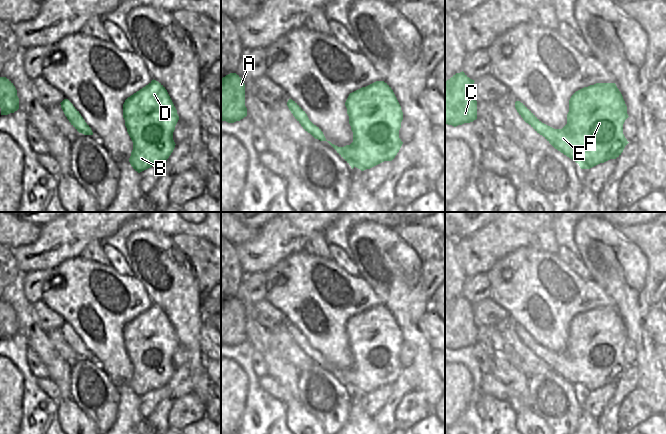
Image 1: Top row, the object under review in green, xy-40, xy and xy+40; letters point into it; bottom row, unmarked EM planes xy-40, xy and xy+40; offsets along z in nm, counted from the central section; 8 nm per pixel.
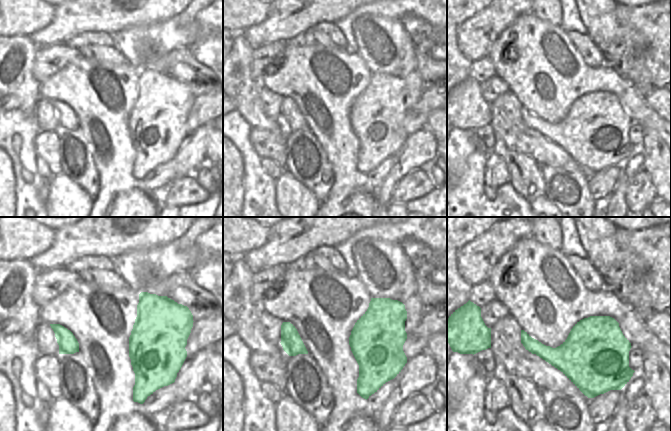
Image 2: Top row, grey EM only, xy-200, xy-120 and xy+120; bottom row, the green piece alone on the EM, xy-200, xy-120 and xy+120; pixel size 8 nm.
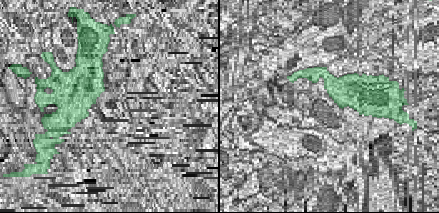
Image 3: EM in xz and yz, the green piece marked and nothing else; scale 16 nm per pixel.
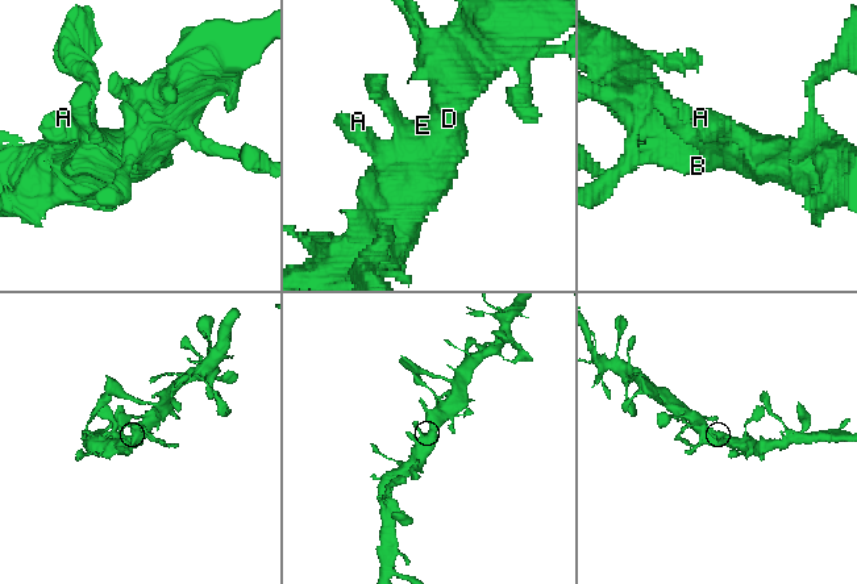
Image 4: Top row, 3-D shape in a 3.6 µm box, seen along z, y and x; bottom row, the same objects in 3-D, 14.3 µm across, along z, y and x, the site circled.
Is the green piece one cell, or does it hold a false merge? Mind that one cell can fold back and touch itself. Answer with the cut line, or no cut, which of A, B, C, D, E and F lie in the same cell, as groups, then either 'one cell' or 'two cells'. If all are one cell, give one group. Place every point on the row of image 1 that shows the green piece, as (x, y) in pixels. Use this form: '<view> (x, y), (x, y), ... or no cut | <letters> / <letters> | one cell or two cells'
no cut | A B C D E F | one cell

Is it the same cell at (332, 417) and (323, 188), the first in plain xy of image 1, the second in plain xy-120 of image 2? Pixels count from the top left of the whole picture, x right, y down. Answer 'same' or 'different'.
same

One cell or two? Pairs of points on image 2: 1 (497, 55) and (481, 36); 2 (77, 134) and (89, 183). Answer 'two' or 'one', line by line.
1: two
2: one

